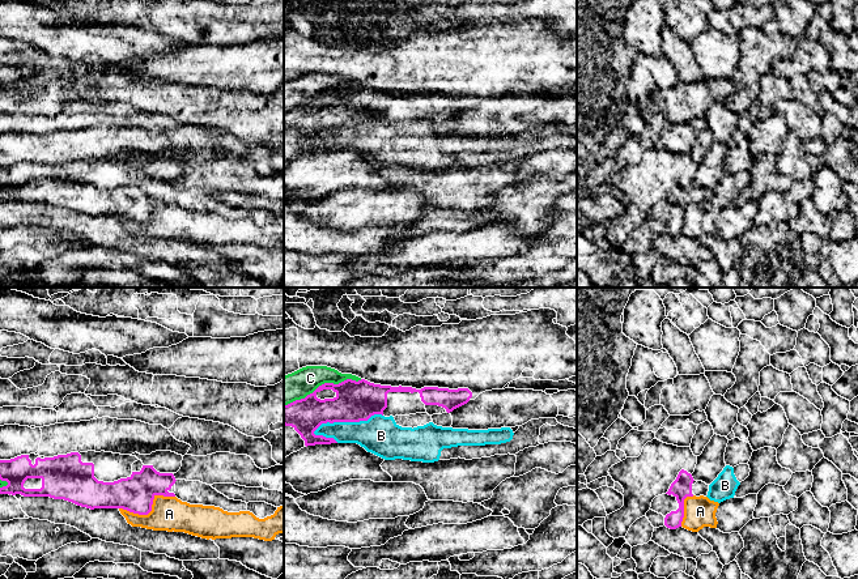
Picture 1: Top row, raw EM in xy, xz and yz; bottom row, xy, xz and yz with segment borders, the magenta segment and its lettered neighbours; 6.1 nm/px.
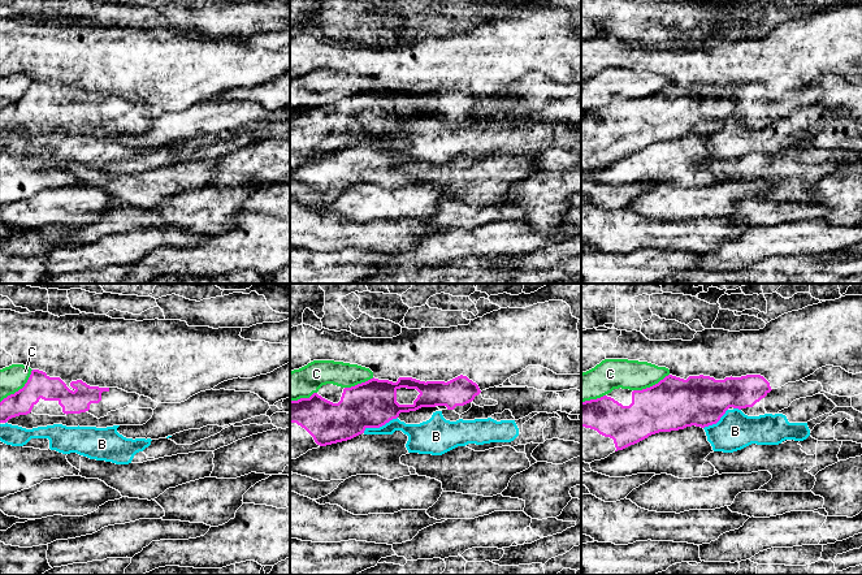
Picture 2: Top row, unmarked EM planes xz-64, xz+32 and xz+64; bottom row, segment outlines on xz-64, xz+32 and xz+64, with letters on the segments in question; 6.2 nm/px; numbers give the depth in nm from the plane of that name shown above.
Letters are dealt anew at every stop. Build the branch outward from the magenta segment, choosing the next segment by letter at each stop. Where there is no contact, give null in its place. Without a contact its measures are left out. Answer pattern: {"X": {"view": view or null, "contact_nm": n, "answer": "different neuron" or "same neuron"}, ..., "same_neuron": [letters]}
{"A": {"view": "xy", "contact_nm": 360, "answer": "different neuron"}, "B": {"view": "xz", "contact_nm": 440, "answer": "different neuron"}, "C": {"view": "xz", "contact_nm": 500, "answer": "different neuron"}, "same_neuron": []}

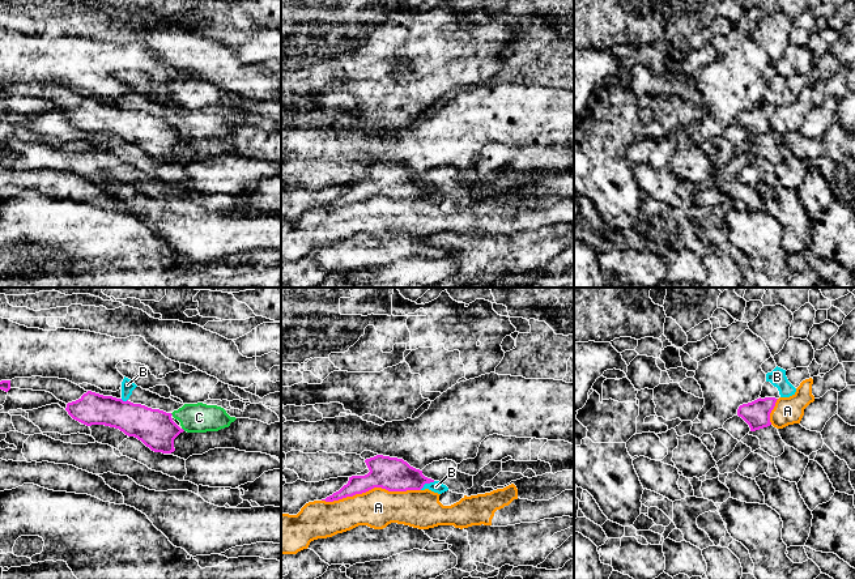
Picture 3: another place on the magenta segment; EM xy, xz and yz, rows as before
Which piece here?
{"A": {"view": "xz", "contact_nm": 600, "answer": "different neuron"}, "B": {"view": "xz", "contact_nm": 110, "answer": "different neuron"}, "C": {"view": null, "answer": "different neuron"}, "same_neuron": []}

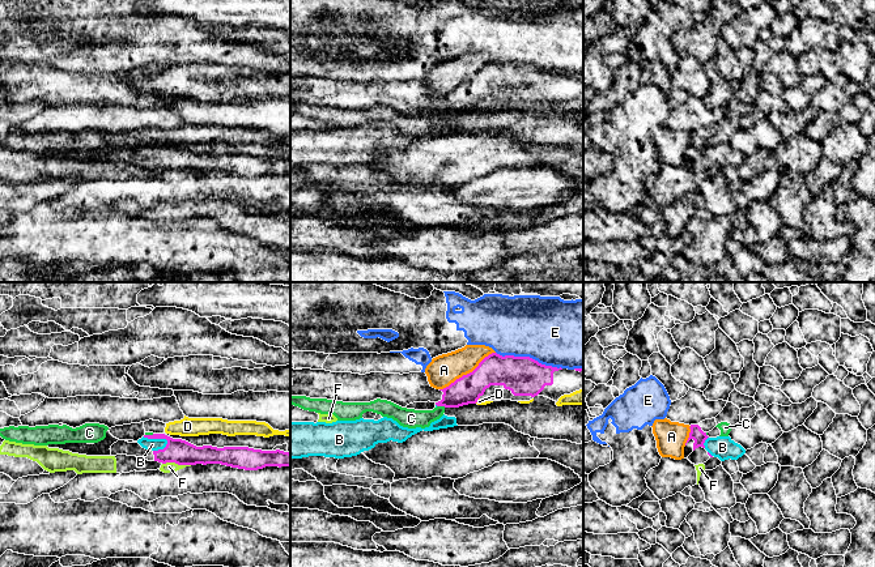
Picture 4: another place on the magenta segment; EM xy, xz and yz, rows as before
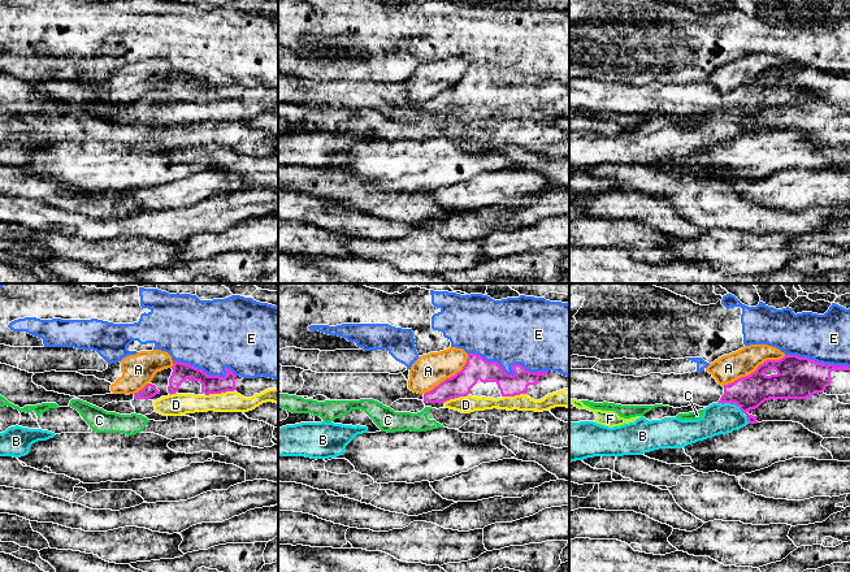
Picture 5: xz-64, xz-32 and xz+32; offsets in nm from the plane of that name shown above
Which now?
{"A": {"view": "xz", "contact_nm": 420, "answer": "different neuron"}, "B": {"view": "xy", "contact_nm": 170, "answer": "same neuron"}, "C": {"view": "xz", "contact_nm": 60, "answer": "different neuron"}, "D": {"view": "xz", "contact_nm": 50, "answer": "different neuron"}, "E": {"view": "xz", "contact_nm": 420, "answer": "different neuron"}, "F": {"view": "xy", "contact_nm": 180, "answer": "different neuron"}, "same_neuron": ["B"]}

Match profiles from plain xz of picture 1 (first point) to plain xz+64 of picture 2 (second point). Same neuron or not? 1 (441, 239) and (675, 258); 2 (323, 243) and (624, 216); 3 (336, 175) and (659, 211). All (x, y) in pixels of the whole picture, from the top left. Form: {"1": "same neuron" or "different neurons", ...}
{"1": "different neurons", "2": "same neuron", "3": "different neurons"}

